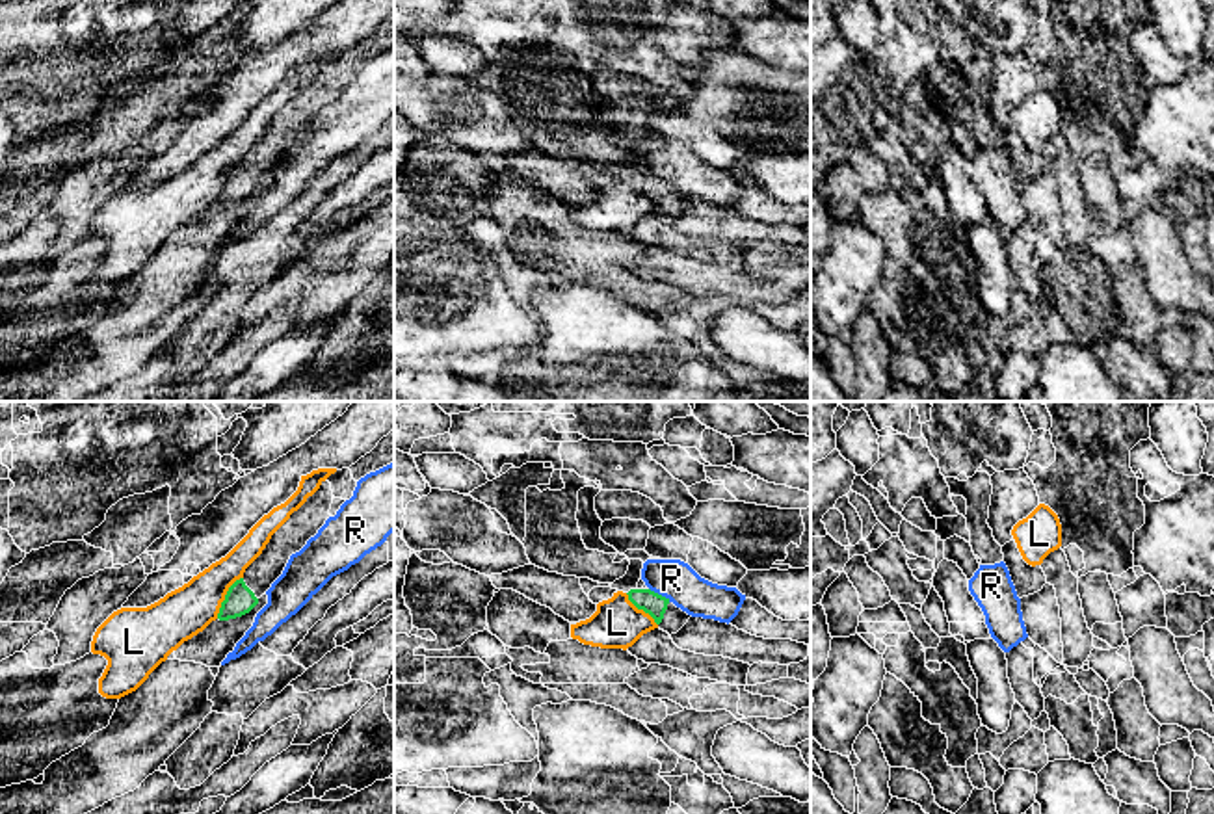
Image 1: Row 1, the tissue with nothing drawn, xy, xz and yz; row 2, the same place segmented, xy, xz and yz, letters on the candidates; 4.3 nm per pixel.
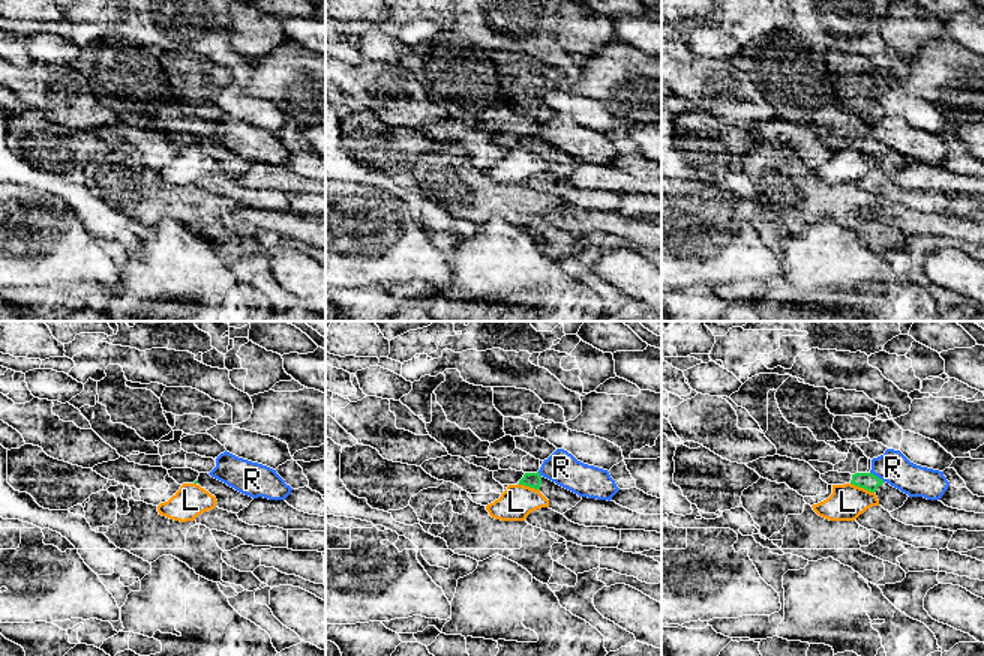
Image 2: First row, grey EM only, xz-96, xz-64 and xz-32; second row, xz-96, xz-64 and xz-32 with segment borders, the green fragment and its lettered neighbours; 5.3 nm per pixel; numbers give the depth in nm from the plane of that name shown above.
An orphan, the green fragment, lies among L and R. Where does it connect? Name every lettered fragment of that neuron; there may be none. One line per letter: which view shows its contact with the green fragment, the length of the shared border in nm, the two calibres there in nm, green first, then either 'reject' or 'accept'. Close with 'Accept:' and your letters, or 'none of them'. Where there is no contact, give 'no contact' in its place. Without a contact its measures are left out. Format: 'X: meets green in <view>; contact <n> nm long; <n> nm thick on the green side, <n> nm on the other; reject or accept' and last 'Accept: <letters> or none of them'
L: meets green in xy; contact 220 nm long; 130 nm thick on the green side, 220 nm on the other; reject
R: meets green in xz; contact 110 nm long; 100 nm thick on the green side, 170 nm on the other; reject
Accept: none of them

